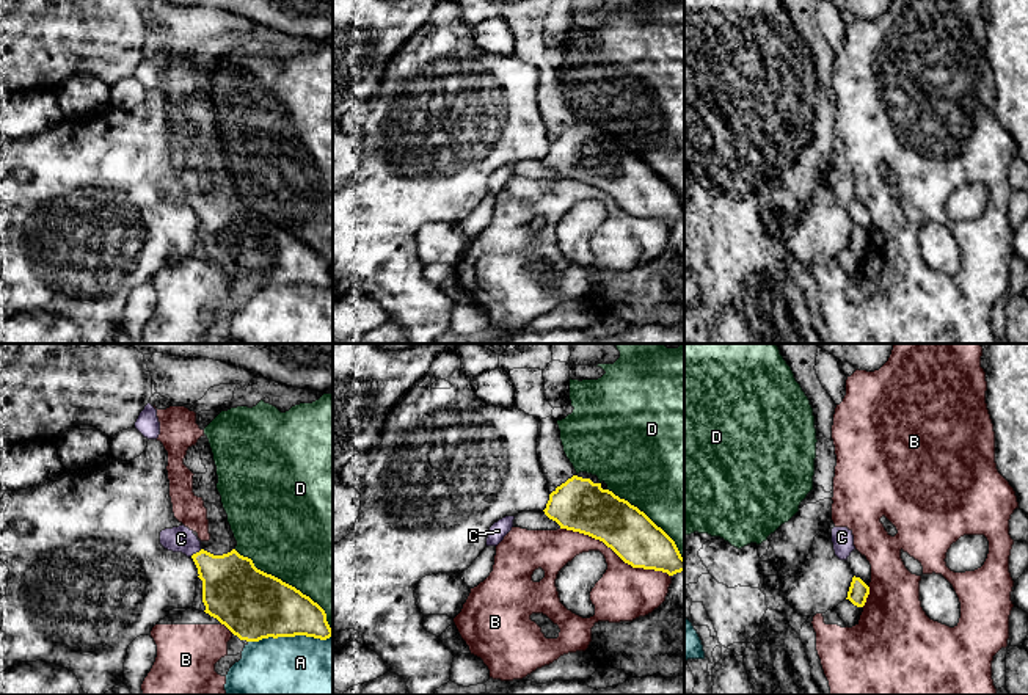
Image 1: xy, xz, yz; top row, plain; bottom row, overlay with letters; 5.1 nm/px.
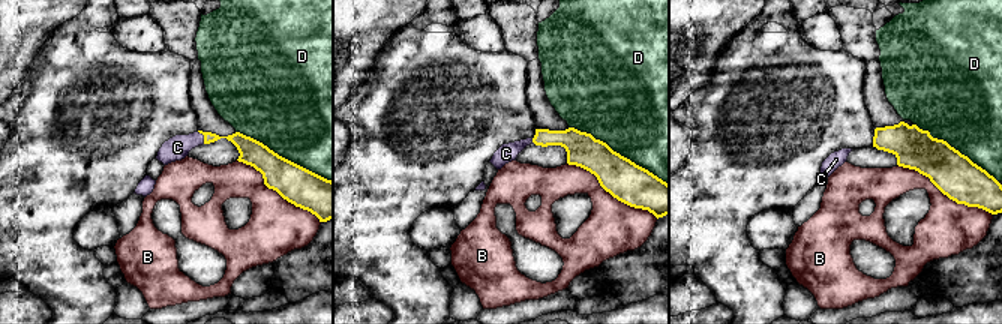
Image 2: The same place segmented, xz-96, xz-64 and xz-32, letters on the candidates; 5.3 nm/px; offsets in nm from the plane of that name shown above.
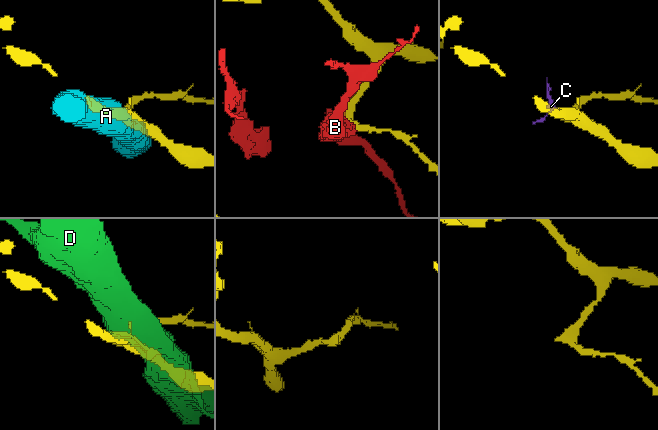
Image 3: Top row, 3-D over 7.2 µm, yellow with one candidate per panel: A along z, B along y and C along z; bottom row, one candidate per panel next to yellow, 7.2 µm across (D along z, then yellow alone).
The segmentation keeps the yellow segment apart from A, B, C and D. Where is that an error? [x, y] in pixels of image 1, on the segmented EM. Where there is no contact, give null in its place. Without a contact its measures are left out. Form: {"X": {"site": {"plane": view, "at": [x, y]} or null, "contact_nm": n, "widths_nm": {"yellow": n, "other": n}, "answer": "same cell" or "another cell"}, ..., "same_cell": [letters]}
{"A": {"site": {"plane": "xy", "at": [289, 636]}, "contact_nm": 440, "widths_nm": {"yellow": 360, "other": 500}, "answer": "another cell"}, "B": {"site": {"plane": "xz", "at": [616, 553]}, "contact_nm": 600, "widths_nm": {"yellow": 260, "other": 280}, "answer": "another cell"}, "C": {"site": {"plane": "xy", "at": [196, 553]}, "contact_nm": 70, "widths_nm": {"yellow": 300, "other": 130}, "answer": "same cell"}, "D": {"site": {"plane": "xy", "at": [287, 584]}, "contact_nm": 650, "widths_nm": {"yellow": 360, "other": 500}, "answer": "another cell"}, "same_cell": ["C"]}

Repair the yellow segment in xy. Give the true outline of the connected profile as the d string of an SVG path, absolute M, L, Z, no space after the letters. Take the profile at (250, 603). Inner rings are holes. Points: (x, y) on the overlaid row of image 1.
M184 524L162 530L160 544L193 559L198 577L202 580L204 612L217 618L240 640L259 642L268 637L295 635L326 640L333 637L326 613L317 602L281 579L257 569L251 559L240 555L235 549L213 555L201 548L198 537Z

